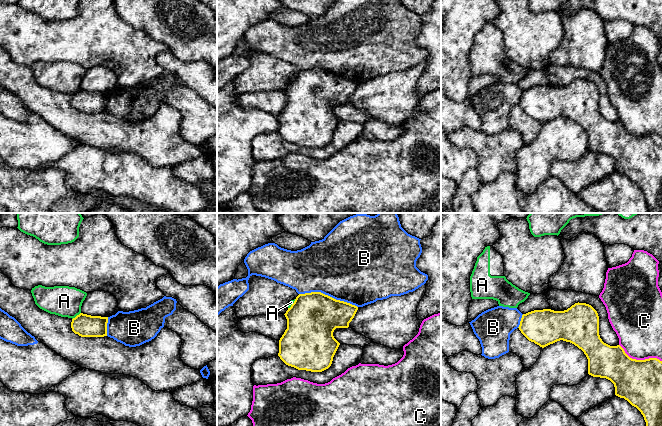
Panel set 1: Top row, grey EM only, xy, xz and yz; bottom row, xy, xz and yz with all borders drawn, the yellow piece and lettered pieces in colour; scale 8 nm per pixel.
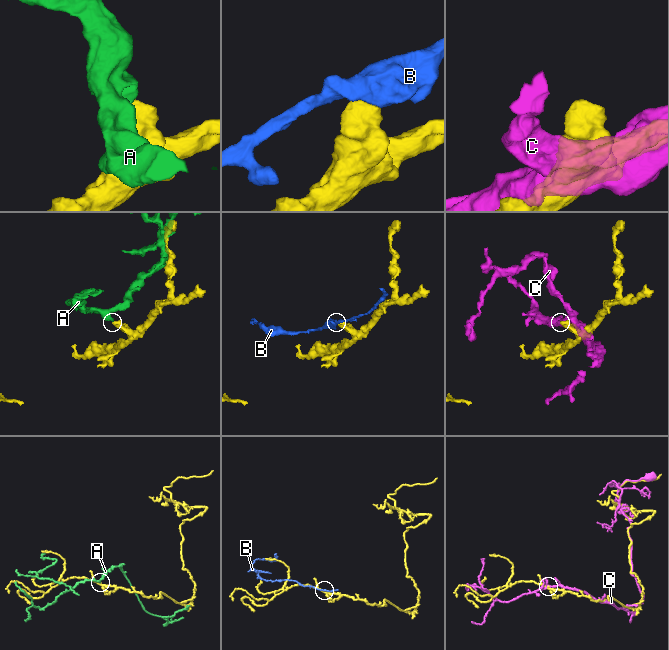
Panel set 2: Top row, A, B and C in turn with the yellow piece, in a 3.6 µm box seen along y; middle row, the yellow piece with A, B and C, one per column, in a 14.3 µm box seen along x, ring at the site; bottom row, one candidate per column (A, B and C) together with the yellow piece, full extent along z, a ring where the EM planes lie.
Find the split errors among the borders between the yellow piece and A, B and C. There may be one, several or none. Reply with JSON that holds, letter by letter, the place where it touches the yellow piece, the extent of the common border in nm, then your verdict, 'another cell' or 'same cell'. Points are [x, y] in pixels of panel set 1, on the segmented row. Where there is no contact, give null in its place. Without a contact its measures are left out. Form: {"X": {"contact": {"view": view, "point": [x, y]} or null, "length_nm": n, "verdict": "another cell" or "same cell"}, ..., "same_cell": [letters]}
{"A": {"contact": {"view": "xy", "point": [77, 315]}, "length_nm": 90, "verdict": "another cell"}, "B": {"contact": {"view": "xz", "point": [327, 295]}, "length_nm": 480, "verdict": "another cell"}, "C": {"contact": {"view": "yz", "point": [639, 360]}, "length_nm": 380, "verdict": "another cell"}, "same_cell": []}

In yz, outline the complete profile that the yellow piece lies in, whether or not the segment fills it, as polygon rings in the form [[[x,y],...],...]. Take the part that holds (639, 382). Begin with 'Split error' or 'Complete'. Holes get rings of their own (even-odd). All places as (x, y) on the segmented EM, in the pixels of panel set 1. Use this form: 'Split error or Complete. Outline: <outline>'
Complete. Outline: [[[575,303],[564,311],[551,309],[534,310],[522,315],[519,330],[531,342],[544,348],[557,341],[570,342],[581,349],[588,359],[588,374],[593,377],[606,378],[615,387],[615,395],[624,398],[636,407],[644,417],[646,426],[662,426],[662,361],[657,358],[636,360],[630,358],[620,346],[610,346],[602,341],[599,335],[599,316],[589,304]]]

